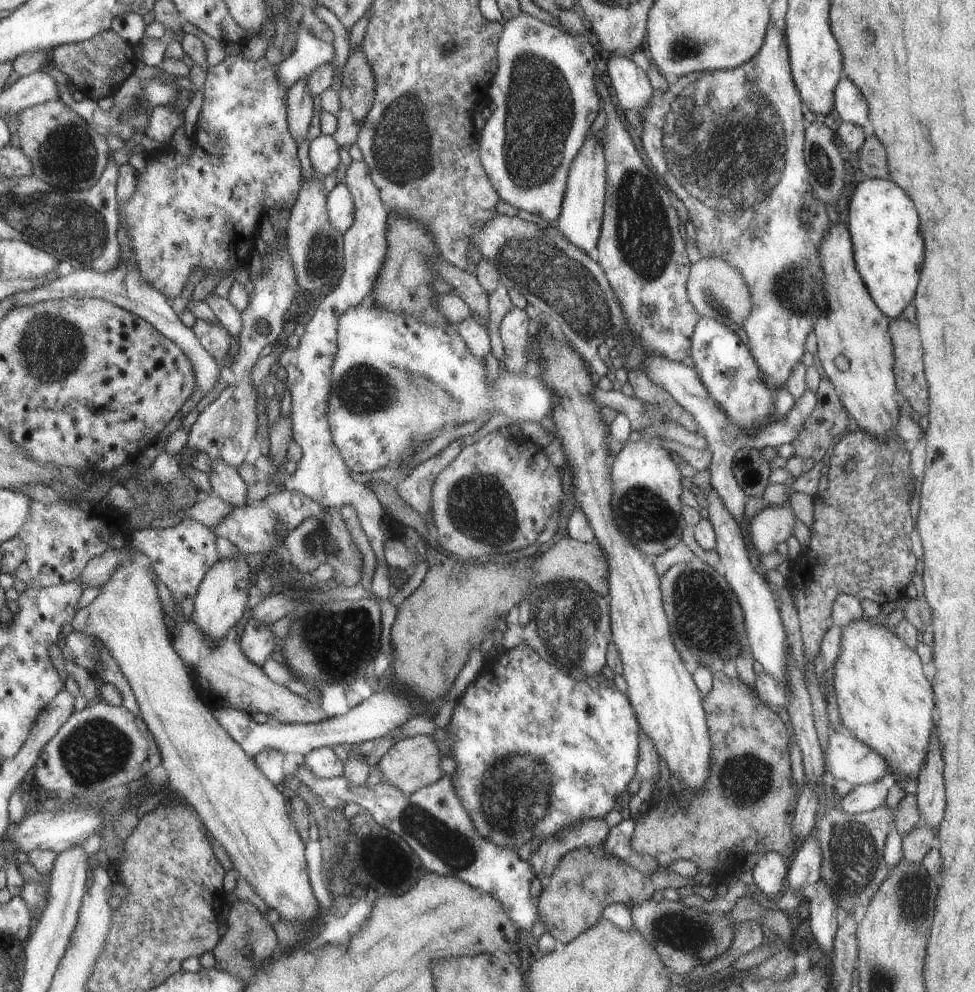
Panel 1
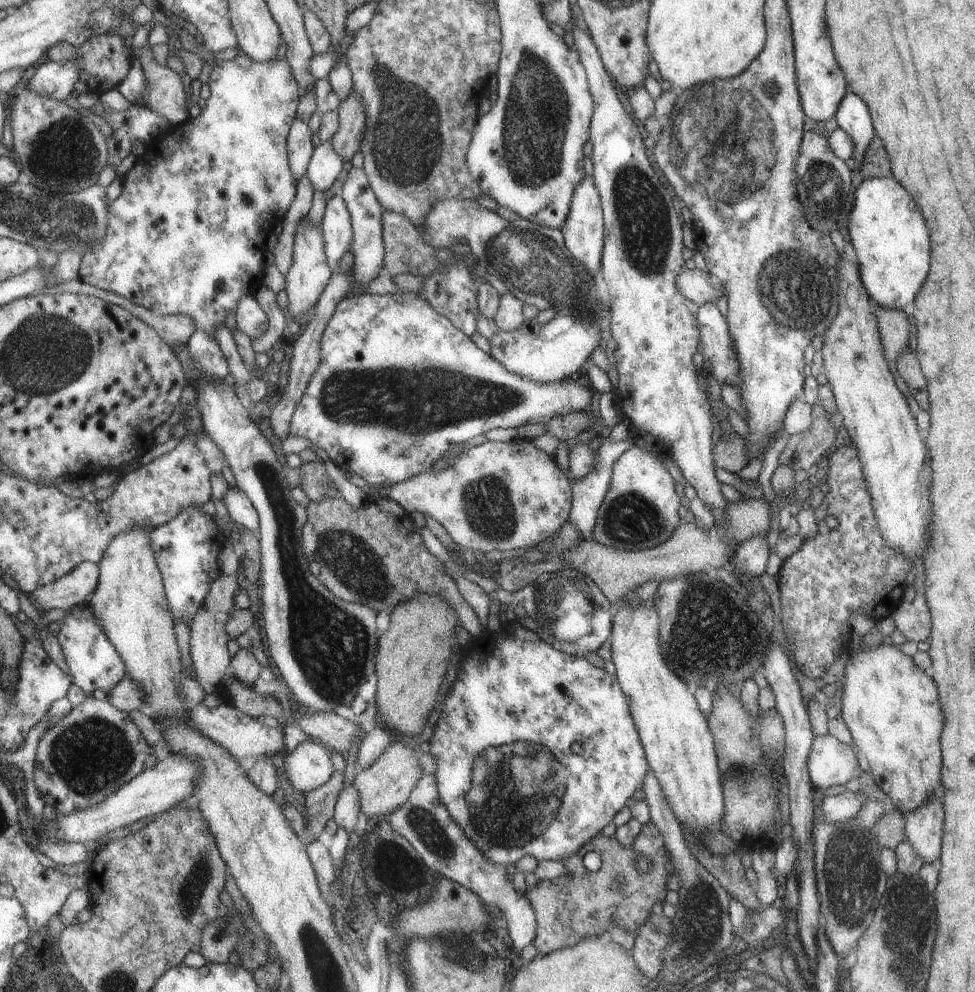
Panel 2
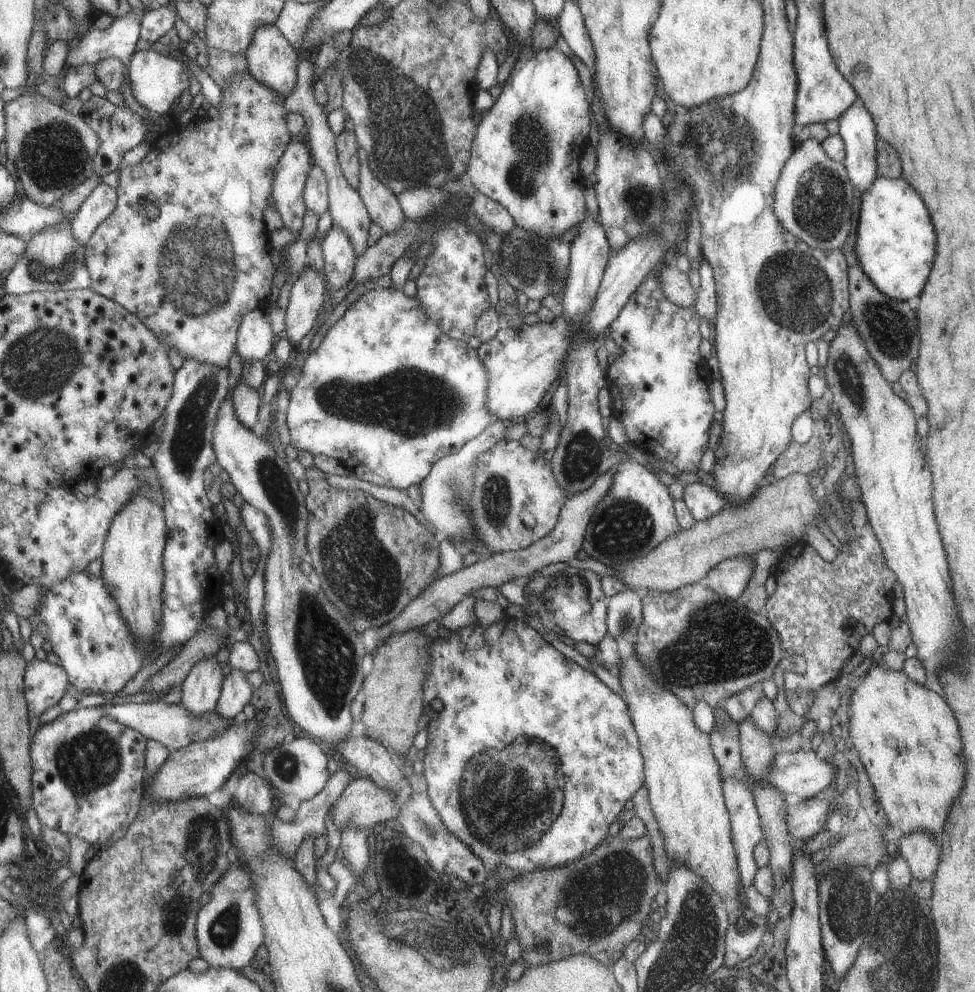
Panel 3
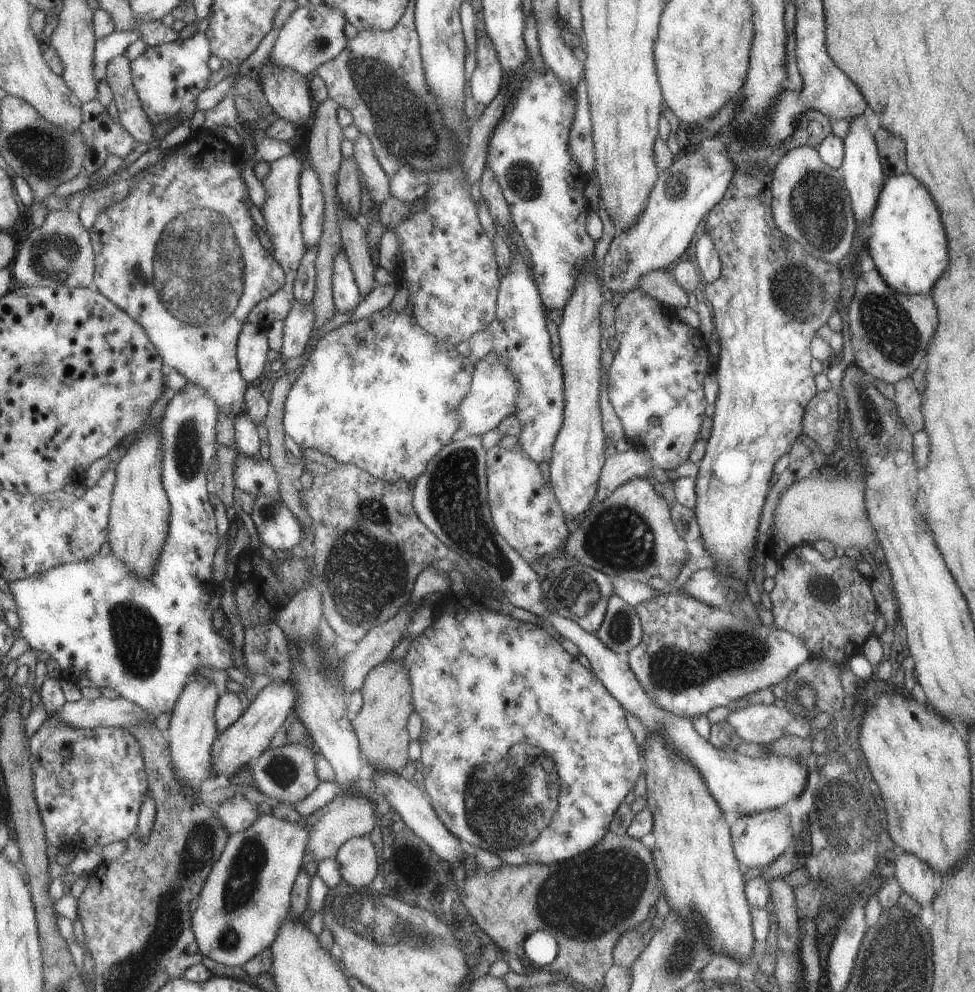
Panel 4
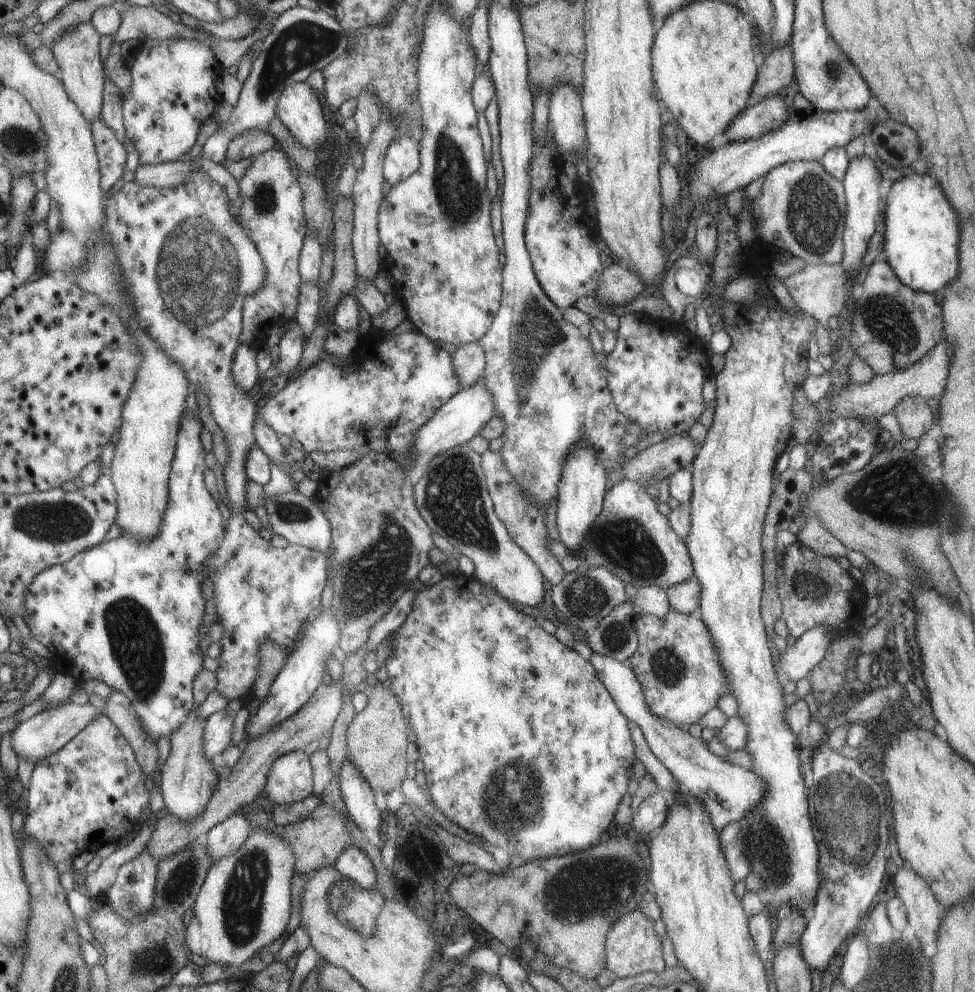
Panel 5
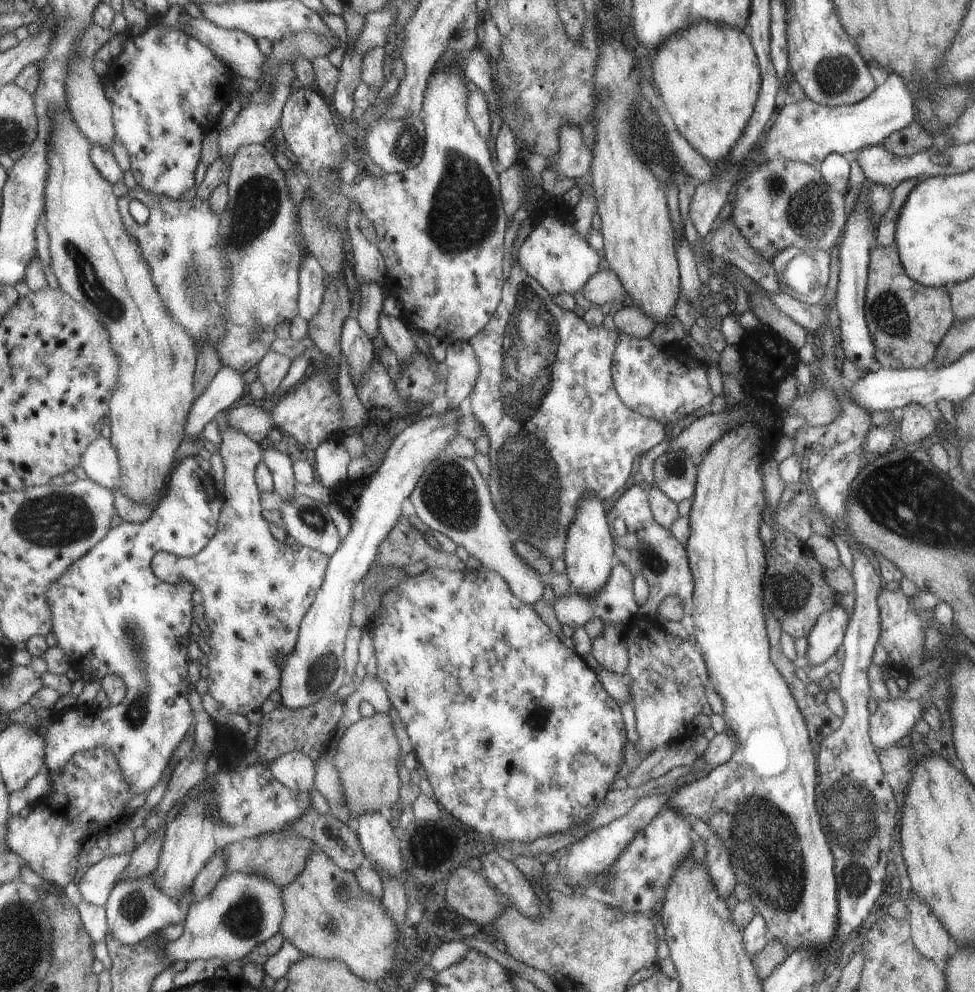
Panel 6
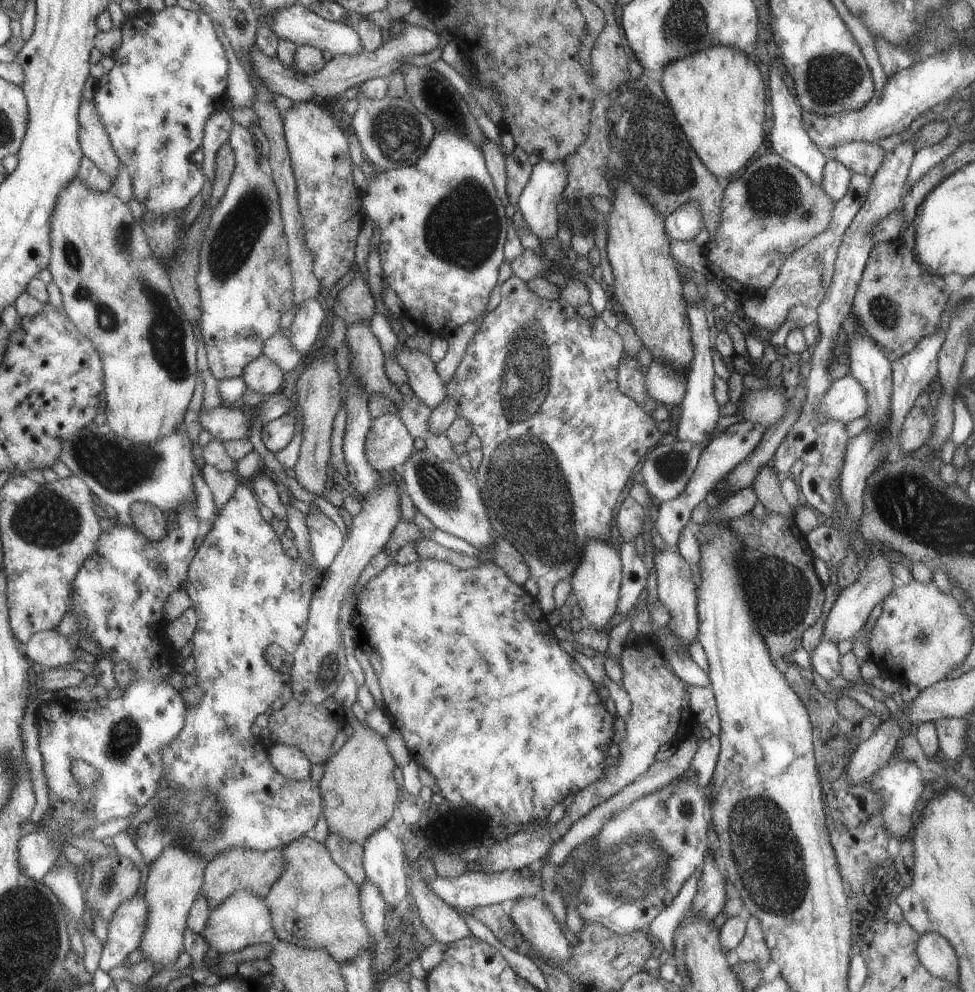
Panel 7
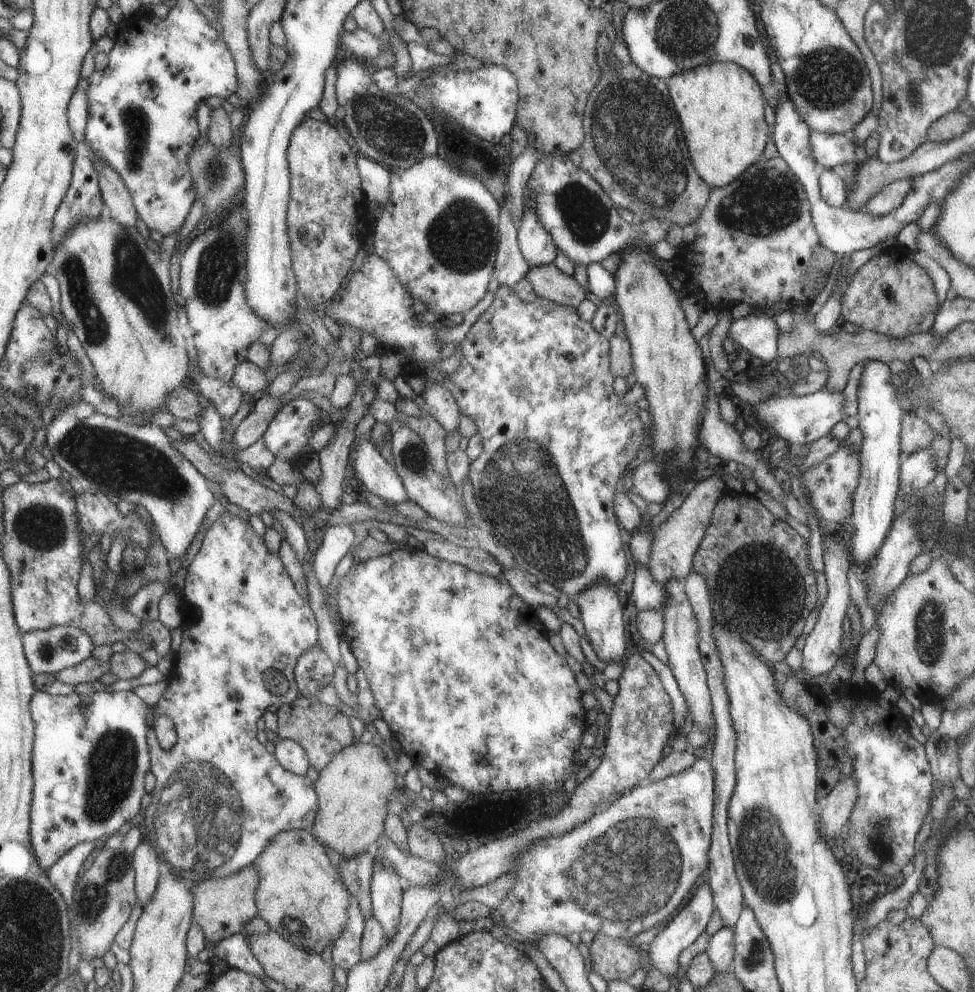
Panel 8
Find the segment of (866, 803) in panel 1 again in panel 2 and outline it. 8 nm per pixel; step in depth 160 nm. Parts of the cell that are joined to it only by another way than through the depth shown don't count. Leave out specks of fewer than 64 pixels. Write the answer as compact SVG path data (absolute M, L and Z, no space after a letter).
M845 791L842 794L823 797L820 805L820 814L818 817L829 825L835 824L837 821L846 821L856 816L859 808L868 799L858 791Z

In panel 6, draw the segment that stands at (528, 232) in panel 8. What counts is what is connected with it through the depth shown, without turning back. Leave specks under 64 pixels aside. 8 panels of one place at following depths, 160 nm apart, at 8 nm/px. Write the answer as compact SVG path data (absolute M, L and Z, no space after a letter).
M567 124L559 131L557 160L549 167L557 176L573 178L588 177L592 155L590 148L583 144L580 126Z

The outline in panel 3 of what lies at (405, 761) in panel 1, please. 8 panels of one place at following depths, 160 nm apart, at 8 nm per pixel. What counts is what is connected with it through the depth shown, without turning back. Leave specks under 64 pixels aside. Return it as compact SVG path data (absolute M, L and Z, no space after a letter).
M357 777L334 802L333 822L340 832L349 826L363 830L377 822L394 822L400 807L395 793L379 788L370 777Z

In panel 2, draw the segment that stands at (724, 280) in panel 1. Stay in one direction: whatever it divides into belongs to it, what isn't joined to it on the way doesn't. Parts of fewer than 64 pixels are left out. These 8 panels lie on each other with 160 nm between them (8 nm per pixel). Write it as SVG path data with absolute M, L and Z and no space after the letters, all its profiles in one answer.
M696 267L683 269L683 272L676 276L675 284L678 291L695 304L702 305L710 301L714 304L714 301L724 294L724 288L717 278Z

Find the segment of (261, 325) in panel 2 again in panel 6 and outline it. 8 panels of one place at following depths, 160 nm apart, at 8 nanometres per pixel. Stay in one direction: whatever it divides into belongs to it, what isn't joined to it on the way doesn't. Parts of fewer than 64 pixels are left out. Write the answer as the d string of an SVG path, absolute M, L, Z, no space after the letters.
M230 367L217 370L211 383L194 401L186 425L186 437L191 440L202 438L203 426L214 419L218 411L225 411L247 392L242 375Z

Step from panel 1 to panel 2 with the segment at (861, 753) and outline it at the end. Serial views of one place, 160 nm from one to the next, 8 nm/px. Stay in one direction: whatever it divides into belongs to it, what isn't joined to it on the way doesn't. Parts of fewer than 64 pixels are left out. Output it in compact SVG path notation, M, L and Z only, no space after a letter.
M829 733L816 736L810 744L810 752L806 764L813 788L819 788L823 792L823 790L831 785L844 785L851 778L859 778L863 771L867 771L860 757L853 745L842 743L837 738L829 735Z

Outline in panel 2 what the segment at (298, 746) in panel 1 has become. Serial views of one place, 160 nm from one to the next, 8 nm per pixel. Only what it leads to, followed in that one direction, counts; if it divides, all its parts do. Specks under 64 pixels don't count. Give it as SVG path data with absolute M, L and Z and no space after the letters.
M226 701L213 708L207 708L202 702L192 705L192 710L188 713L188 723L191 723L203 736L223 745L223 748L226 748L233 757L248 756L257 759L263 756L272 756L275 752L280 753L280 749L285 748L283 745L285 726L278 728L266 726L253 717L239 712Z

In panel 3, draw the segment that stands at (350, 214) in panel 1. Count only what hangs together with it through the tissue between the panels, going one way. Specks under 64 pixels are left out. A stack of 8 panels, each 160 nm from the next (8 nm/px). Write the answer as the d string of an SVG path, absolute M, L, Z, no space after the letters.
M332 225L320 242L323 260L323 275L331 289L345 286L352 277L356 259L355 251L344 234L344 230Z

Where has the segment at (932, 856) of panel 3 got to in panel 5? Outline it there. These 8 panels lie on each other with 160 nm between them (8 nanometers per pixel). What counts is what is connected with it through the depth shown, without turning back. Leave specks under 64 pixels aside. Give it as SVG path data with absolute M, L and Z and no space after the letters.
M904 862L893 876L892 886L895 895L903 903L906 910L906 922L913 929L915 941L920 946L927 946L935 940L935 932L941 920L943 908L934 894L931 894L928 884L908 864Z

